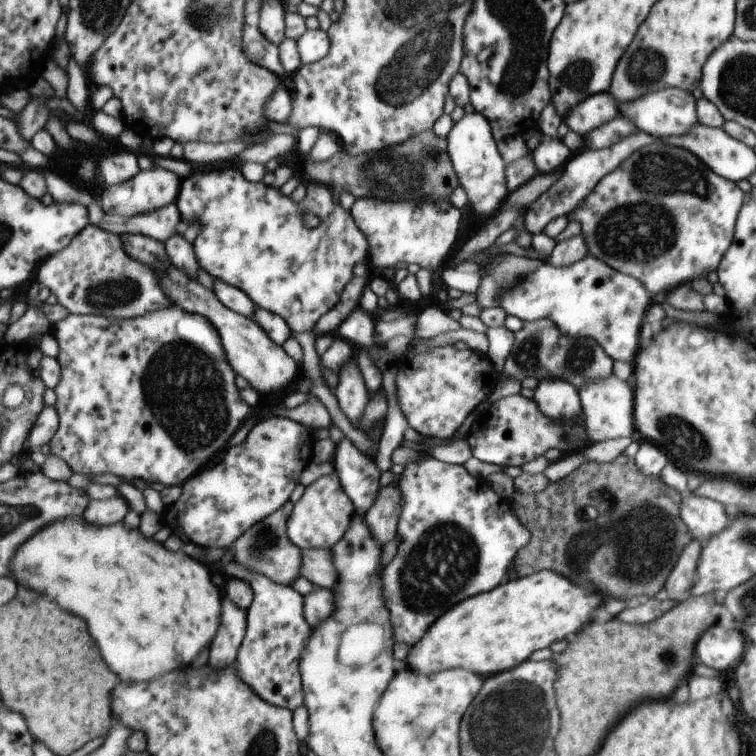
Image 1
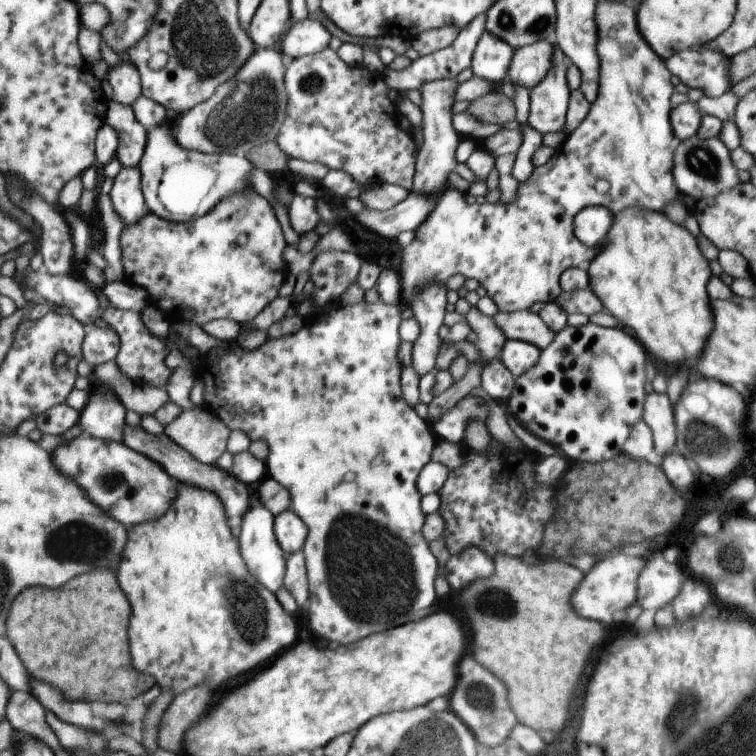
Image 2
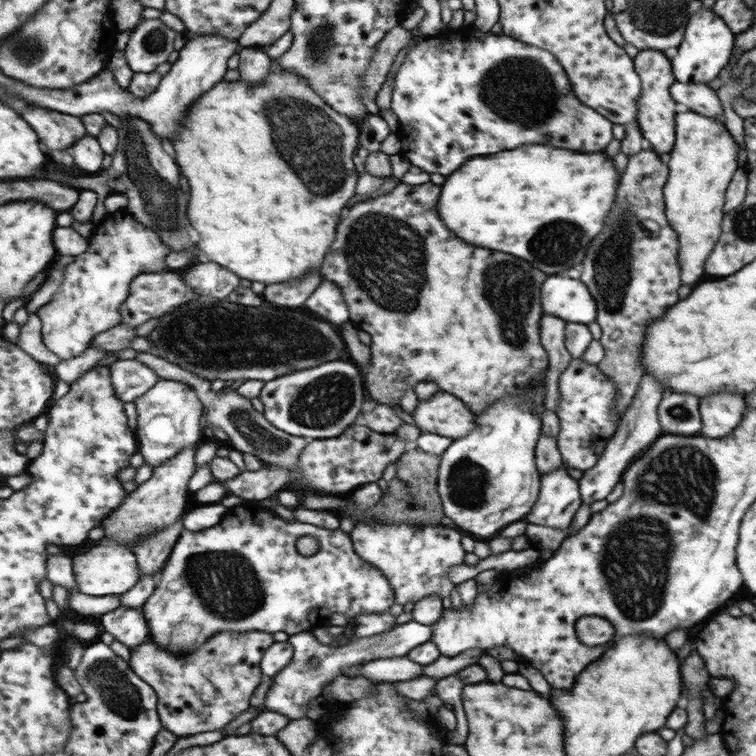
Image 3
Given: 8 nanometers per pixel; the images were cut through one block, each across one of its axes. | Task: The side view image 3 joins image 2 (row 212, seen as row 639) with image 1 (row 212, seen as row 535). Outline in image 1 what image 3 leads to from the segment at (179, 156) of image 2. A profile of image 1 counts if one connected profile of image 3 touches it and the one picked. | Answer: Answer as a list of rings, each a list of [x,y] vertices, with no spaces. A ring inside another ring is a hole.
[[[225,168],[225,170],[211,170],[211,172],[205,172],[205,170],[194,170],[190,176],[183,179],[182,193],[179,196],[177,207],[180,209],[182,220],[185,224],[199,223],[202,227],[201,234],[197,240],[195,240],[194,246],[197,252],[197,259],[201,269],[204,269],[209,275],[214,277],[215,280],[219,280],[228,284],[231,284],[234,288],[240,289],[250,300],[255,307],[271,311],[274,314],[281,316],[292,328],[295,326],[313,326],[315,320],[325,314],[339,298],[339,292],[343,290],[343,286],[347,284],[347,280],[351,278],[351,268],[361,262],[365,258],[365,264],[367,258],[369,258],[369,244],[367,239],[358,230],[358,226],[354,223],[353,216],[349,216],[345,210],[341,210],[340,205],[337,206],[330,196],[331,189],[319,184],[315,181],[314,184],[309,184],[306,187],[307,194],[301,202],[295,203],[288,197],[281,196],[275,188],[269,188],[269,186],[263,186],[261,182],[247,182],[241,172],[237,168]],[[310,213],[315,214],[319,220],[319,226],[315,228],[305,228],[303,226],[303,214]]]

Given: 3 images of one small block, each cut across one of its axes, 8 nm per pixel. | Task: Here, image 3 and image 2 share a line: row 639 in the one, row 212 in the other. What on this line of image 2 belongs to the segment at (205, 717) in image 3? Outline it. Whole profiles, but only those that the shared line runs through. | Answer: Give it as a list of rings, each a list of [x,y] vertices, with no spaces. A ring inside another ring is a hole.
[[[247,186],[245,190],[227,196],[209,214],[194,221],[173,222],[171,220],[165,220],[165,218],[161,218],[161,216],[153,212],[147,212],[141,222],[137,222],[137,224],[133,224],[129,228],[125,227],[122,232],[120,241],[121,258],[123,258],[123,268],[125,268],[124,275],[129,282],[139,286],[139,288],[143,288],[145,292],[149,293],[150,303],[160,305],[168,314],[176,313],[182,319],[192,320],[201,326],[215,319],[231,319],[233,322],[237,322],[238,325],[245,326],[253,321],[273,301],[273,298],[277,296],[277,290],[283,284],[283,278],[285,278],[285,272],[287,272],[287,266],[285,266],[285,262],[281,258],[283,248],[285,248],[285,242],[283,242],[279,224],[277,224],[277,220],[275,220],[271,209],[271,206],[263,197],[257,194],[250,186]]]

